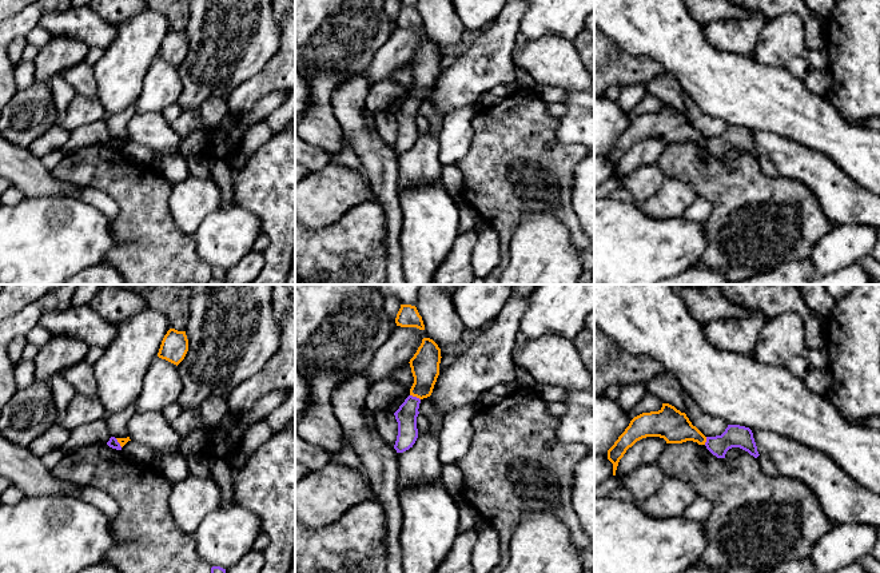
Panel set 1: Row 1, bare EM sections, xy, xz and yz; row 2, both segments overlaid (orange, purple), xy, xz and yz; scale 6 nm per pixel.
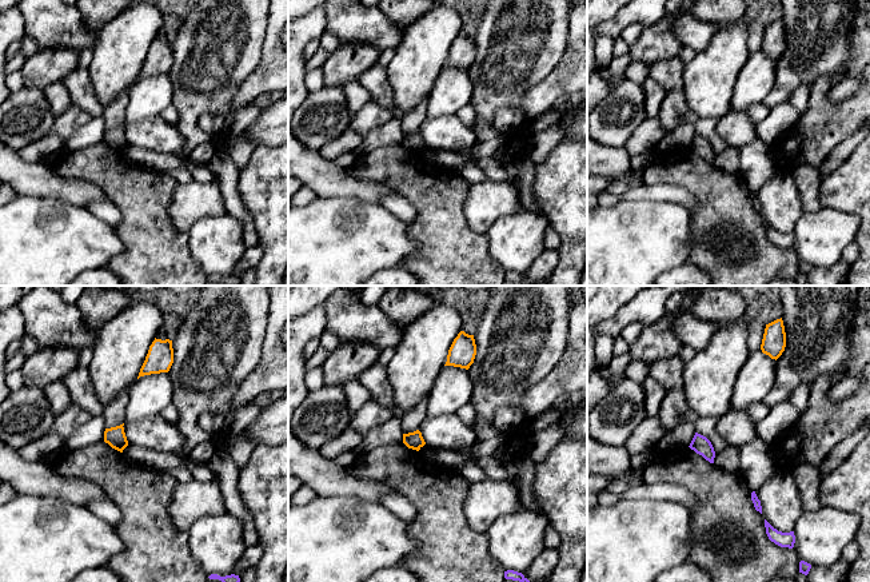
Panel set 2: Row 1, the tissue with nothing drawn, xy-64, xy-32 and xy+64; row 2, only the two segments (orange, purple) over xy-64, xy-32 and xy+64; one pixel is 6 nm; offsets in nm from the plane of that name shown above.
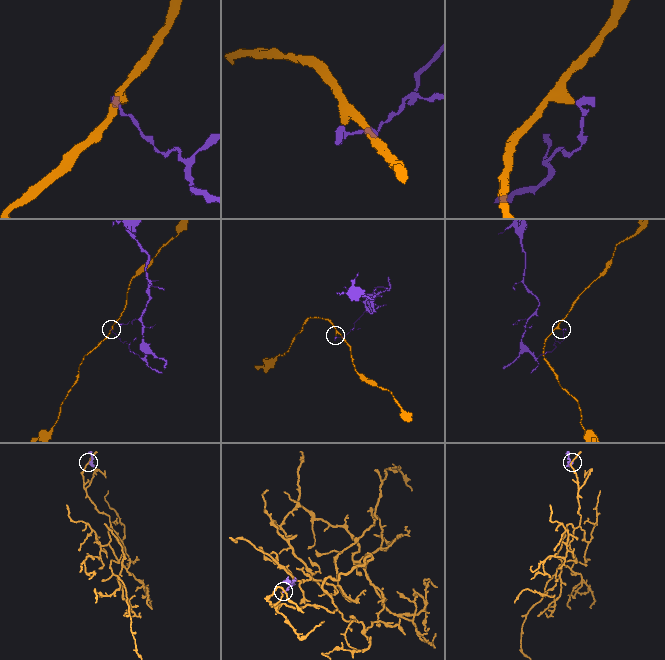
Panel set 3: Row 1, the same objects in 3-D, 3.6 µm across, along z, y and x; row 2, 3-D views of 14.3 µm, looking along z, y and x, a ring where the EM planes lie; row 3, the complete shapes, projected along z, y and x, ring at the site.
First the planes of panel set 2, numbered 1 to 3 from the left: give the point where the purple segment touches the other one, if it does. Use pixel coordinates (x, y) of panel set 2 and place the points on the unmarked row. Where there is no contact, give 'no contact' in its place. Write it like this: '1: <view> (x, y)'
1: no contact
2: no contact
3: no contact

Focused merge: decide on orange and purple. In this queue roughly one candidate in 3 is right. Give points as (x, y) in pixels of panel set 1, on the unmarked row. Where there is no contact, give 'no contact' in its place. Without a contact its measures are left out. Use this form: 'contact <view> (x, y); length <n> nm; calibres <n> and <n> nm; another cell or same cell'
contact xz (415, 96); length 70 nm; calibres 180 and 130 nm; another cell

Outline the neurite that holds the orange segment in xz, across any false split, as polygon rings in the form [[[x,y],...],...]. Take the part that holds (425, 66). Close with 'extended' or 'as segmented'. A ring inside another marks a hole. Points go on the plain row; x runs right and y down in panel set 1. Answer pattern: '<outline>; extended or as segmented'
[[[423,39],[417,53],[409,63],[414,77],[410,96],[419,100],[431,96],[439,76],[441,59],[441,49],[438,45],[430,39]]]; as segmented

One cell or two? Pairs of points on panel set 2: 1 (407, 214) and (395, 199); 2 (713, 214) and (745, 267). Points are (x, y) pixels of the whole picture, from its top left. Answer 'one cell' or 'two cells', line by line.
1: one cell
2: one cell

